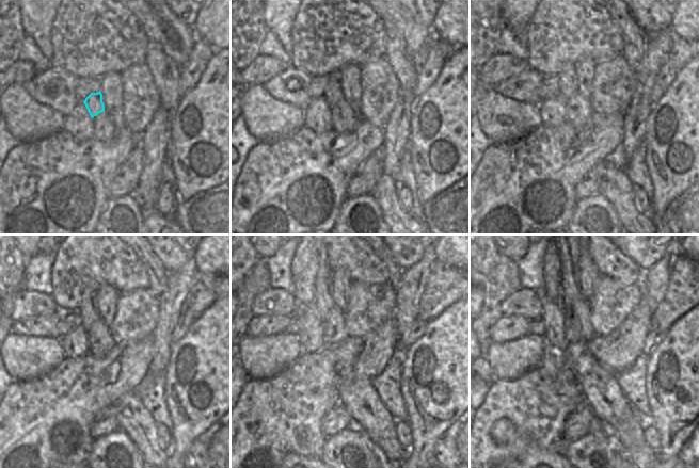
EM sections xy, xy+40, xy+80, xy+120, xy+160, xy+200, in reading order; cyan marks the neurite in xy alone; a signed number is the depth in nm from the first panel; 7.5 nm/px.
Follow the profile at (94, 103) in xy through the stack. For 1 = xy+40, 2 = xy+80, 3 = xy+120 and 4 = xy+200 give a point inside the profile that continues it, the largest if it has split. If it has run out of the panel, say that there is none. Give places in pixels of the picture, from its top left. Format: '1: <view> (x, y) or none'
1: xy+40 (333, 94)
2: xy+80 (568, 83)
3: xy+120 (88, 313)
4: xy+200 (568, 256)

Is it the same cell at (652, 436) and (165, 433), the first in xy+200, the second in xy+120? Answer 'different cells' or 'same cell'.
same cell

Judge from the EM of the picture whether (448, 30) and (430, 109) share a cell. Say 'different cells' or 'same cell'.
different cells

